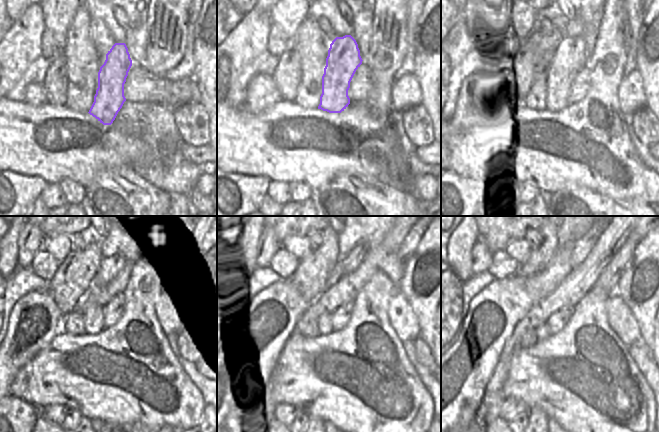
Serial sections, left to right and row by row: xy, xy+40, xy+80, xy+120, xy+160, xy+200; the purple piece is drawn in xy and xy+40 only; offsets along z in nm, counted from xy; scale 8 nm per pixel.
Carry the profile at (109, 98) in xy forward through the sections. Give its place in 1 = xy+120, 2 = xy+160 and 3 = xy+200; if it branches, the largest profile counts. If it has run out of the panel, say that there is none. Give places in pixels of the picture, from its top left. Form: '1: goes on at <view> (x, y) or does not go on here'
1: goes on at xy+120 (119, 277)
2: goes on at xy+160 (354, 258)
3: goes on at xy+200 (583, 246)

